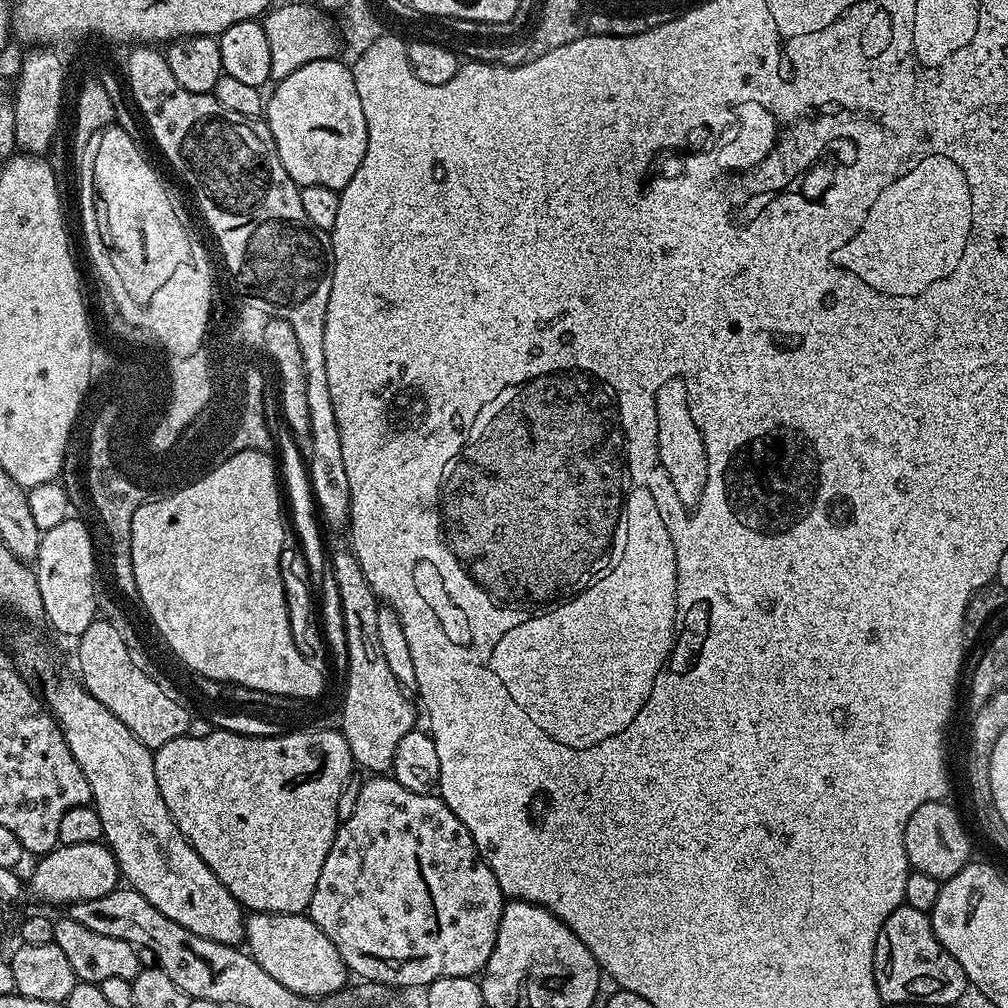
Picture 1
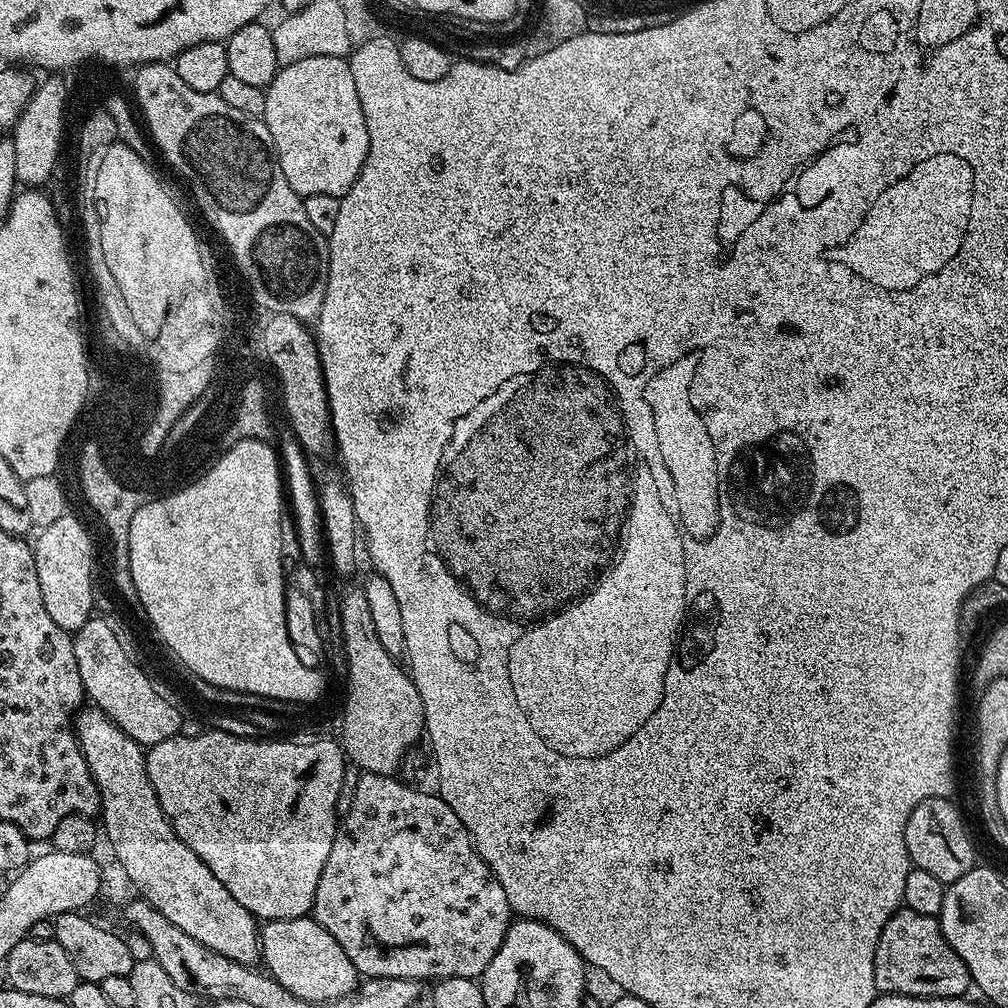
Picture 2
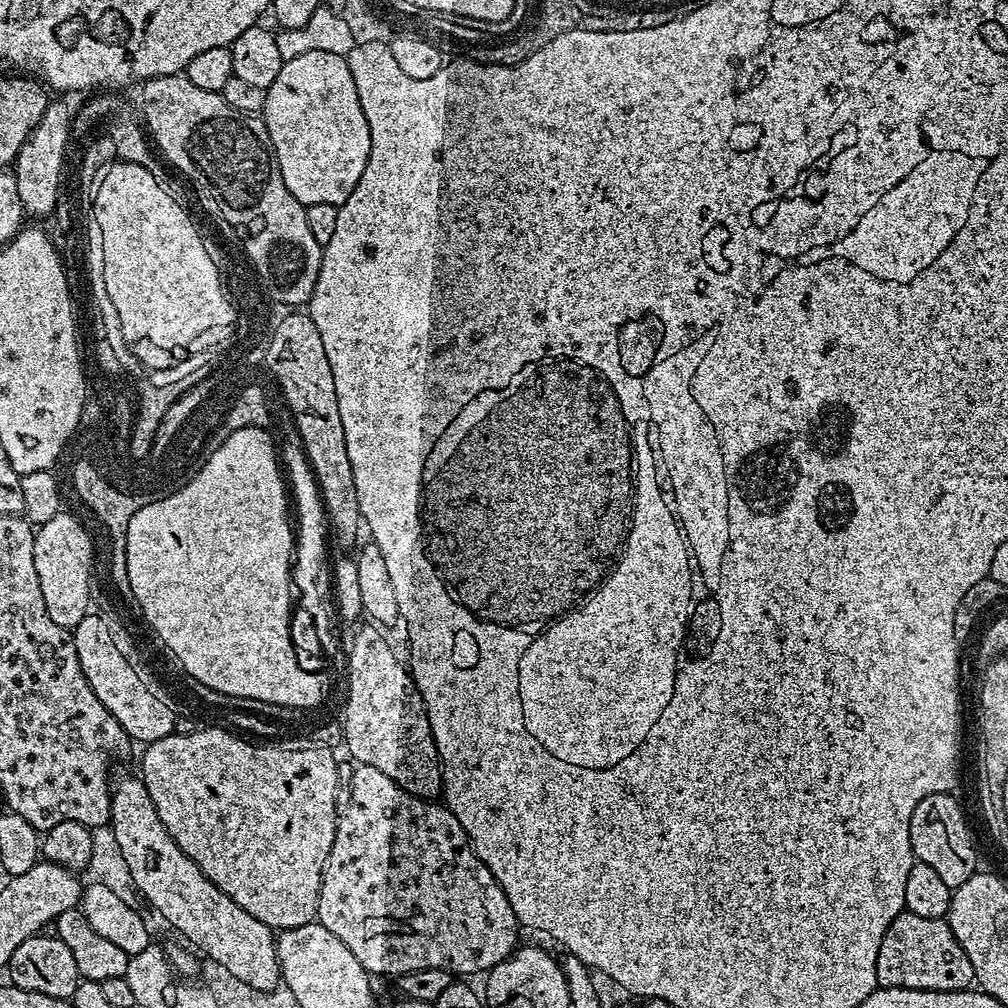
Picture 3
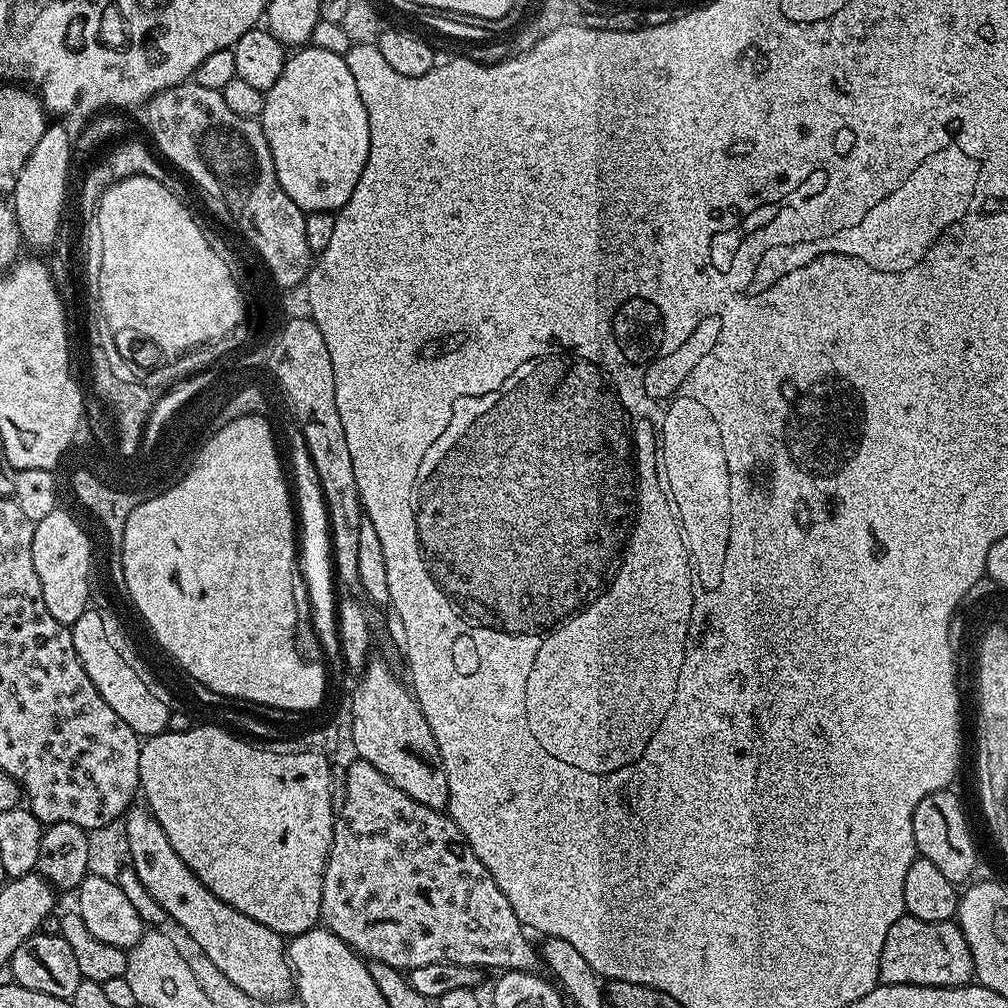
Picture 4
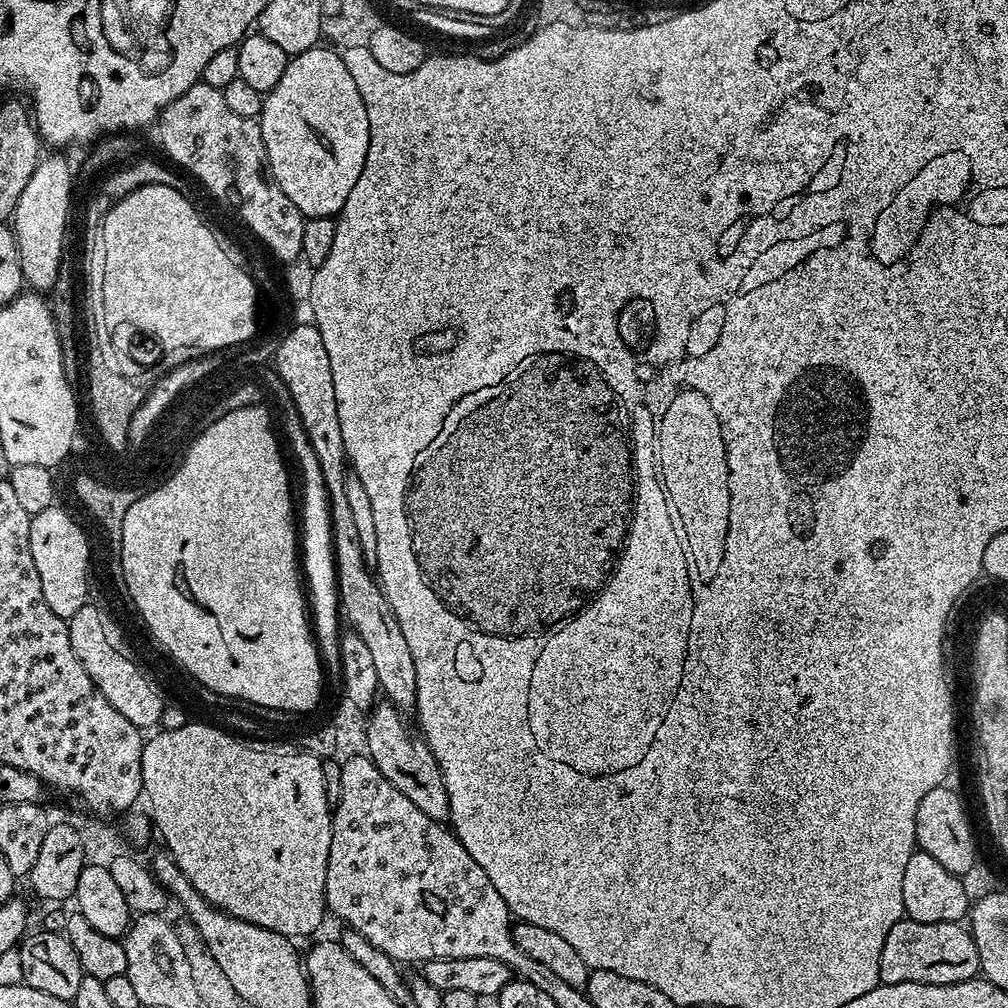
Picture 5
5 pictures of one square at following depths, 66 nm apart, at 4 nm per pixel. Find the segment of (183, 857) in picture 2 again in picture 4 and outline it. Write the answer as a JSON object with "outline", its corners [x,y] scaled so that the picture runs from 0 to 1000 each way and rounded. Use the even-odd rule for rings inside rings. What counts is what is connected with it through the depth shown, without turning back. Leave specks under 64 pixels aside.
{"outline":[[[138,800],[132,801],[122,811],[125,831],[128,832],[127,853],[129,860],[136,865],[145,883],[153,889],[153,893],[161,899],[168,913],[177,915],[200,938],[204,950],[246,987],[247,992],[282,992],[292,984],[292,969],[286,959],[283,930],[272,923],[260,919],[260,915],[252,915],[252,911],[244,911],[232,899],[220,895],[200,879],[200,875],[173,847],[161,819],[150,808],[150,805]]]}

